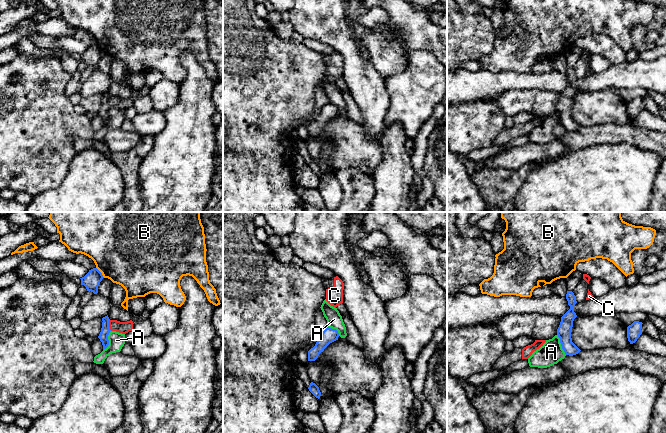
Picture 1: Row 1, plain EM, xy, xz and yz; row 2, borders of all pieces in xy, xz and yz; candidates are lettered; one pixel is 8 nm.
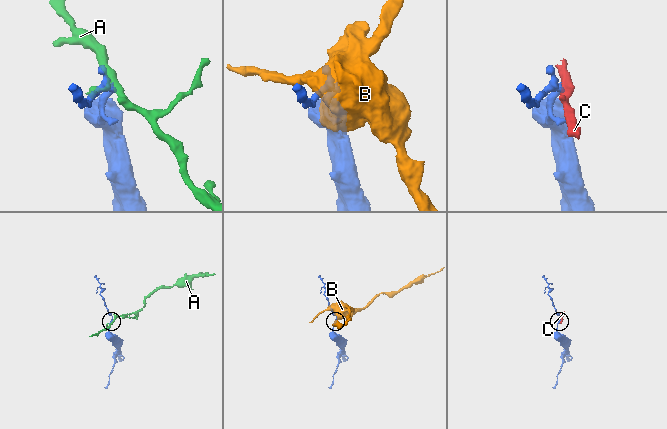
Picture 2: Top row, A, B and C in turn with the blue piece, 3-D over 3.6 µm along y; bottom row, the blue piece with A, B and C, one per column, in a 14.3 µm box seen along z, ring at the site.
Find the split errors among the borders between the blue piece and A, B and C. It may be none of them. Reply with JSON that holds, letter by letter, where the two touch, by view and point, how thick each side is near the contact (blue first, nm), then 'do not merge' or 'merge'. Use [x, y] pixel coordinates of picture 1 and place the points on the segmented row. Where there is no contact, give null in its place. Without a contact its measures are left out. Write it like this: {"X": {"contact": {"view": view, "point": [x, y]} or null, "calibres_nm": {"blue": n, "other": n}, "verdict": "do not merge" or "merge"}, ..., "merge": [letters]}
{"A": {"contact": {"view": "xy", "point": [108, 340]}, "calibres_nm": {"blue": 80, "other": 130}, "verdict": "do not merge"}, "B": {"contact": {"view": "xy", "point": [100, 272]}, "calibres_nm": {"blue": 140, "other": 500}, "verdict": "do not merge"}, "C": {"contact": {"view": "xy", "point": [108, 325]}, "calibres_nm": {"blue": 80, "other": 100}, "verdict": "do not merge"}, "merge": []}

